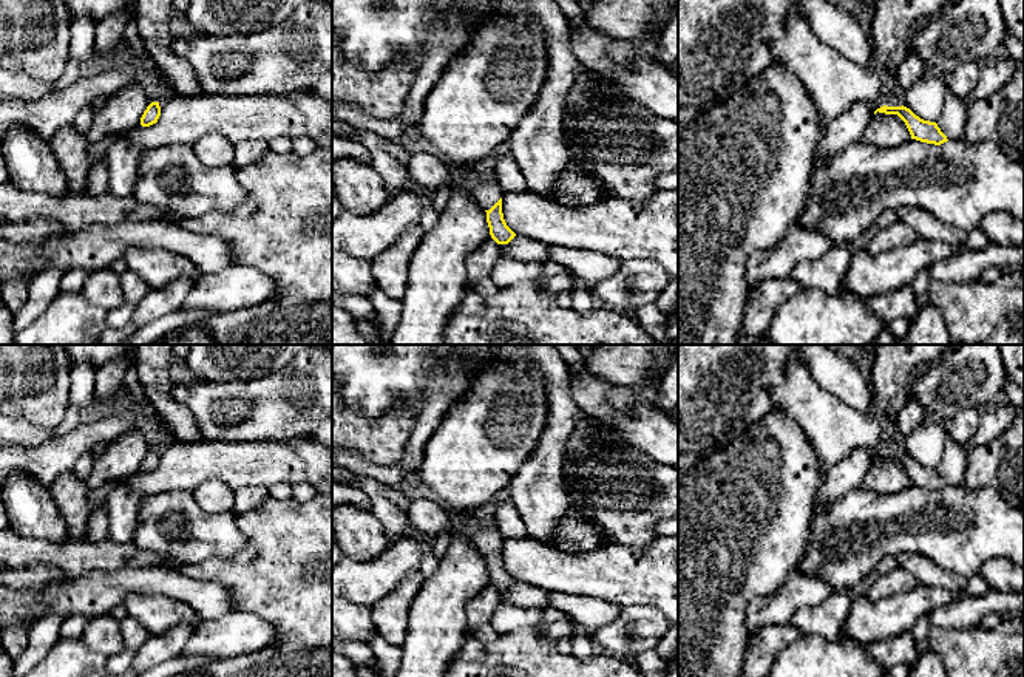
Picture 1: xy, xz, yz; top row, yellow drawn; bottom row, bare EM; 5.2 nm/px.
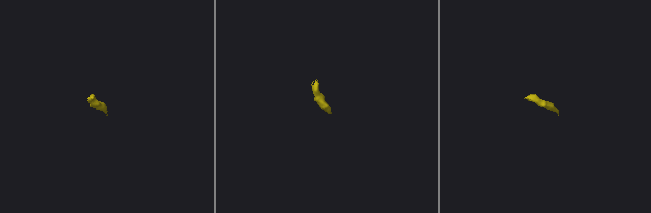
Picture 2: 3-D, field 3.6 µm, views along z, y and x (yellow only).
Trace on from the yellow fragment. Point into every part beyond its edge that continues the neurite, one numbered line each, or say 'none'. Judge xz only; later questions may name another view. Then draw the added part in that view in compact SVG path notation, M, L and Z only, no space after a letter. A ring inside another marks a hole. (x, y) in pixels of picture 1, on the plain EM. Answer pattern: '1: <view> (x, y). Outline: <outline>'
1: xz (487, 540). Outline: M448 505L445 510L453 530L465 532L485 556L490 556L502 544L504 538L497 527L483 527L474 522L474 510L456 510Z

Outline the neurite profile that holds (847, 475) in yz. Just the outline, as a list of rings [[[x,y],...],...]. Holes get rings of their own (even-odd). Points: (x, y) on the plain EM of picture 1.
[[[868,450],[853,451],[842,462],[825,468],[825,481],[820,487],[820,501],[831,504],[842,498],[848,490],[862,485],[863,476],[874,461],[874,454]]]

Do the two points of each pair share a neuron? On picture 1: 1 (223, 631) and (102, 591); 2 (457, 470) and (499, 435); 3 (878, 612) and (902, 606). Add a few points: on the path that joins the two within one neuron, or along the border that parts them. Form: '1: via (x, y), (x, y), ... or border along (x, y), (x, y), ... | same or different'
1: border along (232, 609), (220, 617), (201, 622) | different
2: via (468, 459), (488, 439) | same
3: via (884, 612), (896, 612) | same

